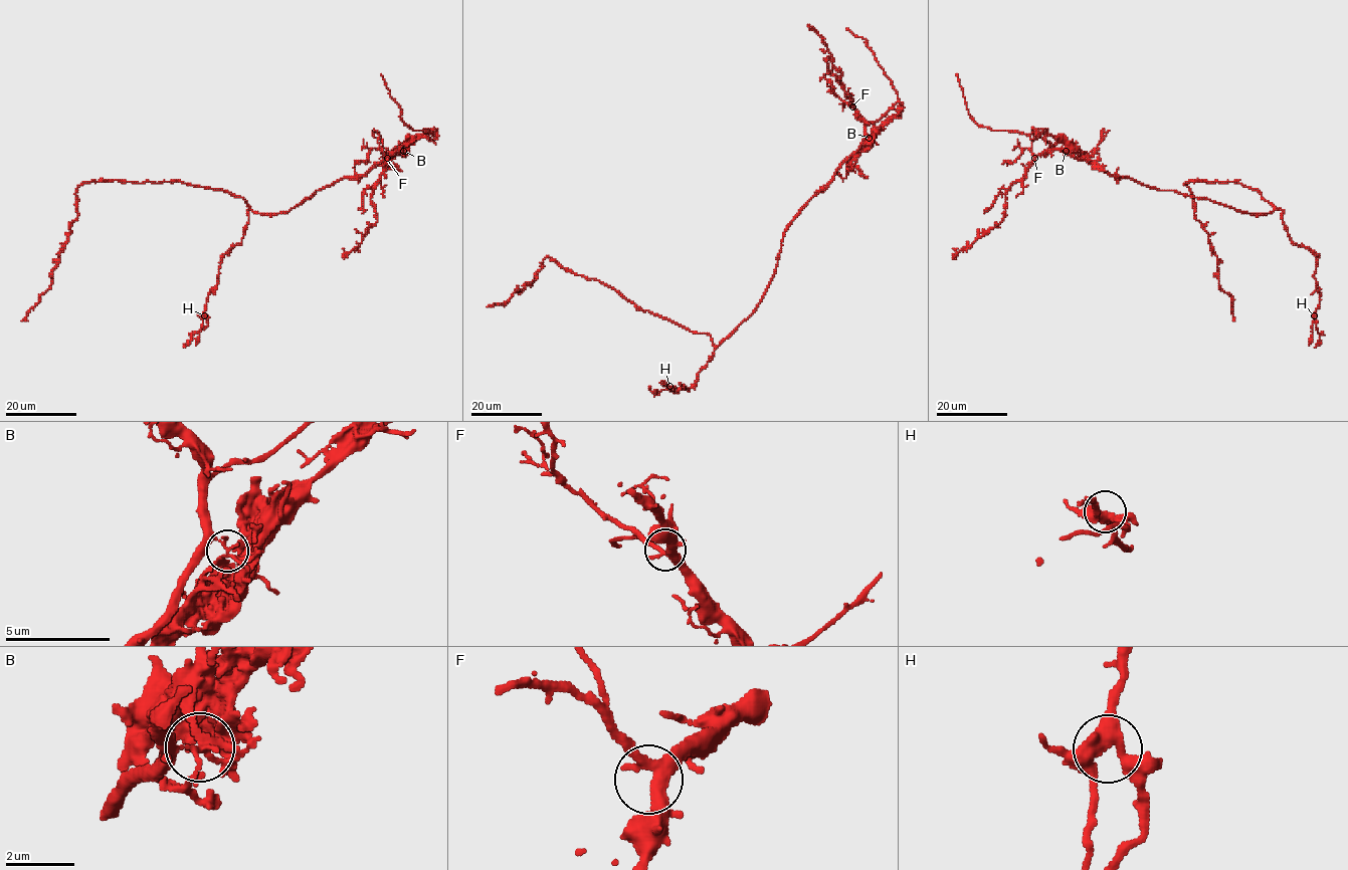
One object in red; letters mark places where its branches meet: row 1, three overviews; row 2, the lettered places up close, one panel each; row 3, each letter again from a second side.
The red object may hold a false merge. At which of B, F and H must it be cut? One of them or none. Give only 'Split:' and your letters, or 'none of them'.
Split: B

